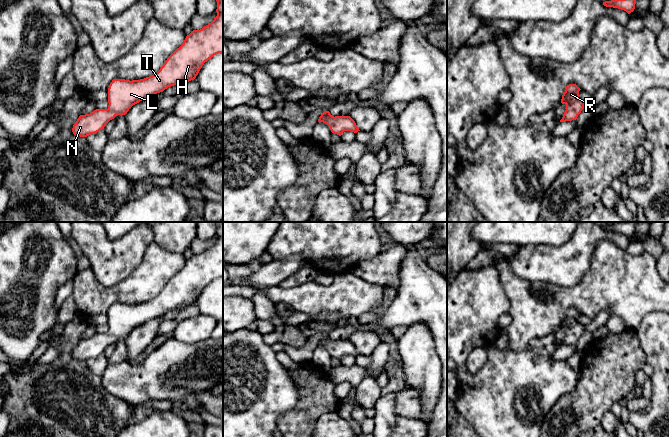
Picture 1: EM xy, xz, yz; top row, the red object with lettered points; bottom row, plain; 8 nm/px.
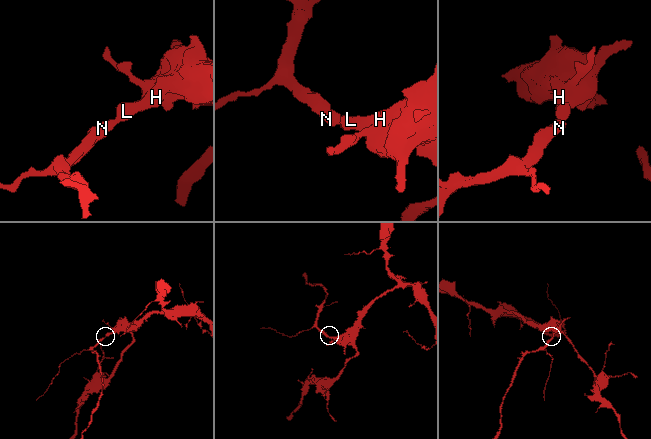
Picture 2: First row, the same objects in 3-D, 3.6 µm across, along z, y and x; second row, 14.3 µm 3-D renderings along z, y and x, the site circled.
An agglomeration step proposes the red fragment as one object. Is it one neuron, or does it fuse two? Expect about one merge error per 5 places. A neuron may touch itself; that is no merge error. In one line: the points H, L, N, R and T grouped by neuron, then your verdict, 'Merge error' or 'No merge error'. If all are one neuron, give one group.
Groups: H L N R T. No merge error

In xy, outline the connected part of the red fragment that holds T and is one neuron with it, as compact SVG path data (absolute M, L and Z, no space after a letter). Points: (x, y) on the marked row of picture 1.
M223 0L217 1L217 16L200 30L193 30L160 70L140 80L114 79L108 88L108 108L80 115L73 125L76 136L87 137L104 129L118 115L149 96L168 87L194 80L200 69L218 53L223 53Z

